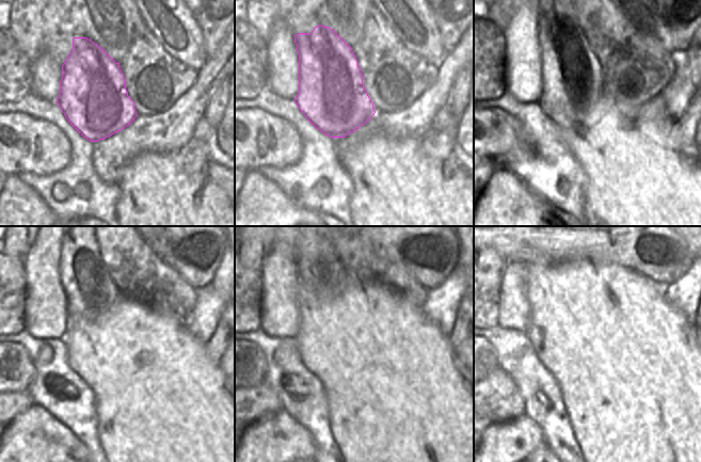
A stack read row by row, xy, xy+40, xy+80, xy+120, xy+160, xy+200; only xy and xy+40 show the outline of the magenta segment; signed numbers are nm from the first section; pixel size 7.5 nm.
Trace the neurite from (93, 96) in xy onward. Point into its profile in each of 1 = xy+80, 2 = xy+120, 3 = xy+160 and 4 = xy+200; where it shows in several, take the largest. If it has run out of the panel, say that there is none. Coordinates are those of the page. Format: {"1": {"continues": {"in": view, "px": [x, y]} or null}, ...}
{"1": {"continues": {"in": "xy+80", "px": [571, 76]}}, "2": {"continues": {"in": "xy+120", "px": [89, 289]}}, "3": {"continues": {"in": "xy+160", "px": [318, 265]}}, "4": {"continues": {"in": "xy+200", "px": [553, 248]}}}

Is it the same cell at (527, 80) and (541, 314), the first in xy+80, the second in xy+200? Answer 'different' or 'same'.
different

